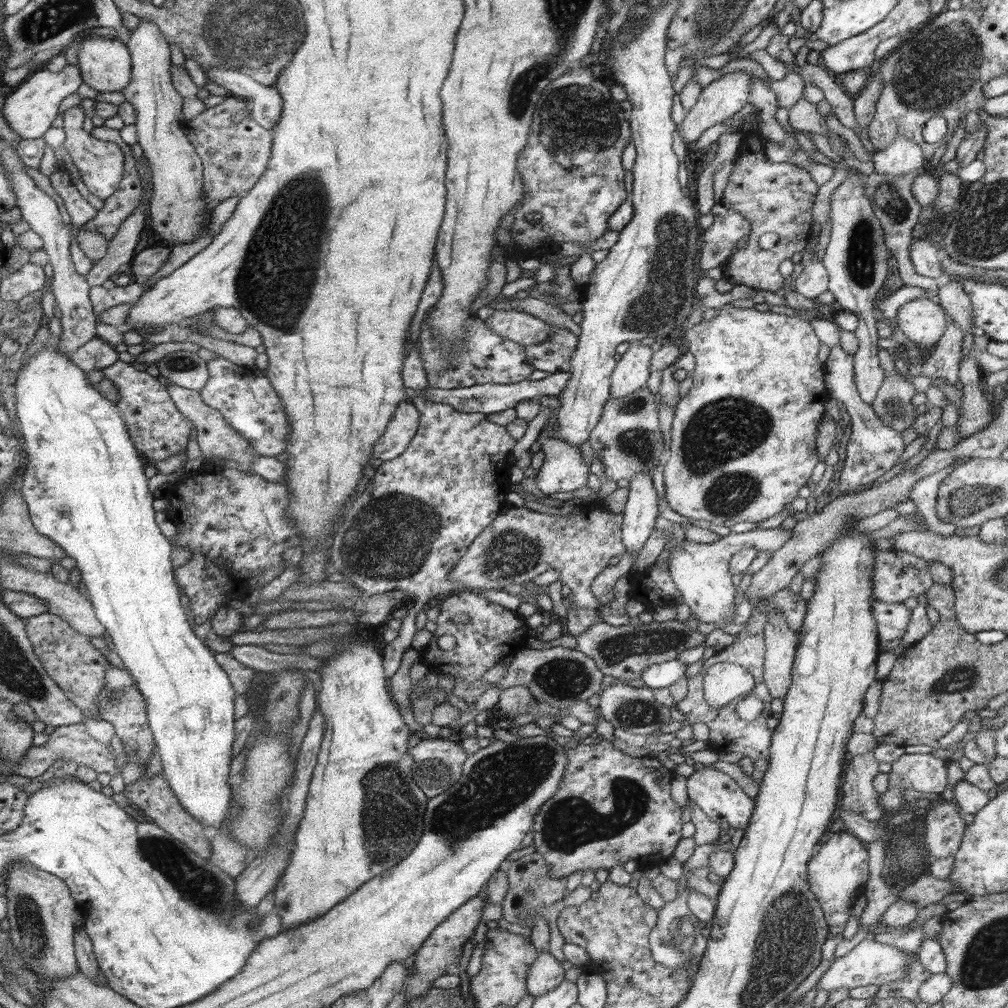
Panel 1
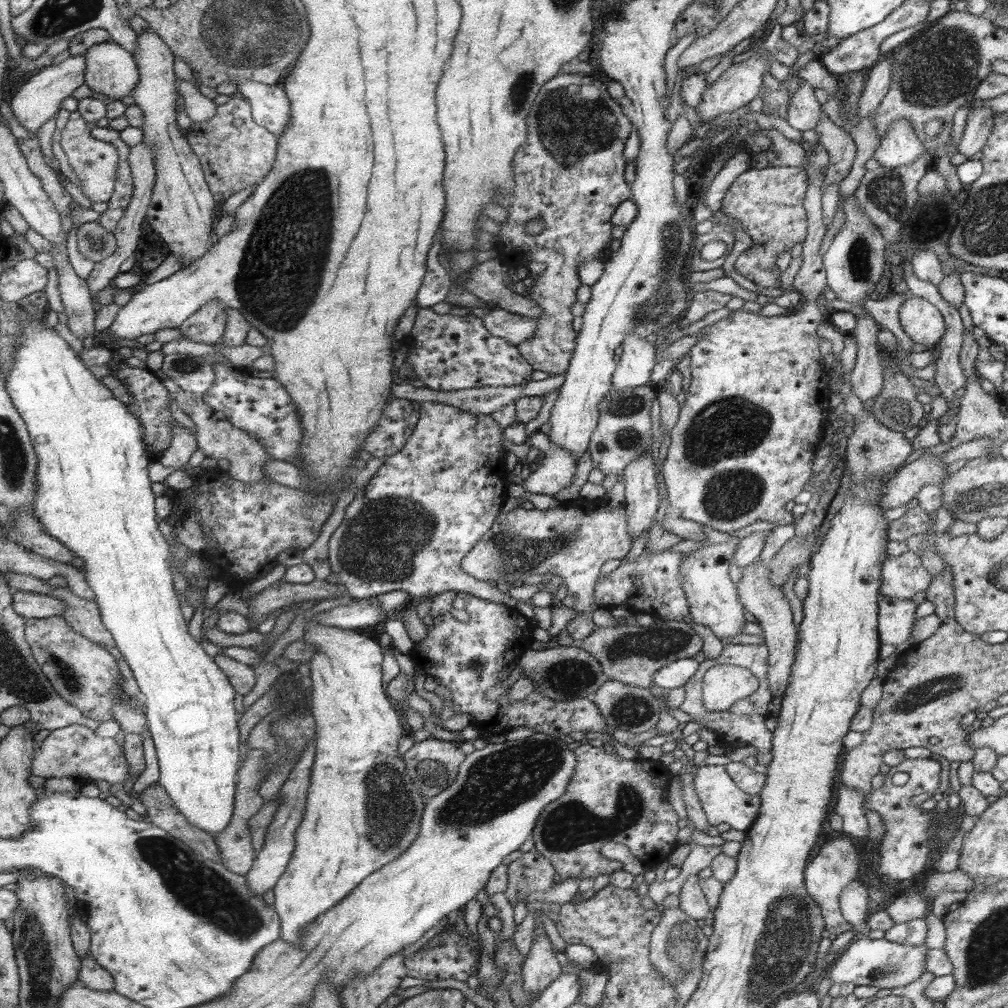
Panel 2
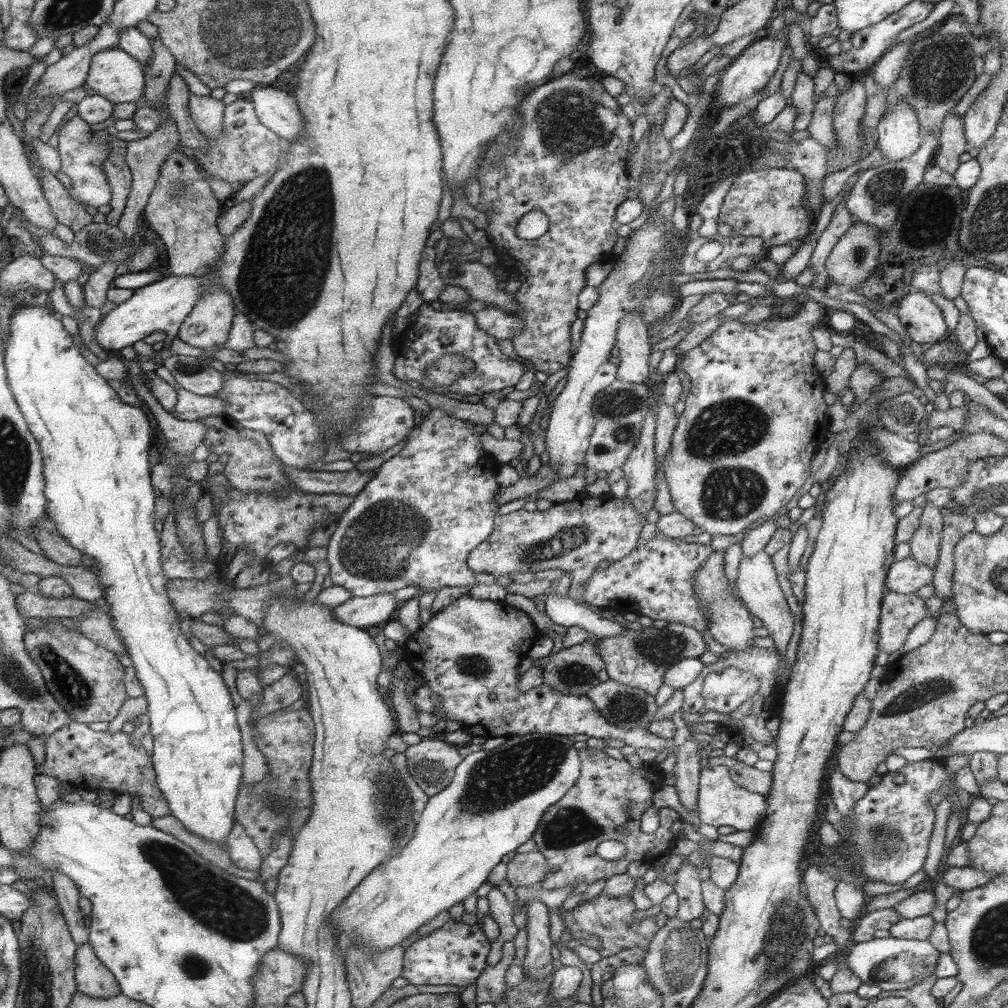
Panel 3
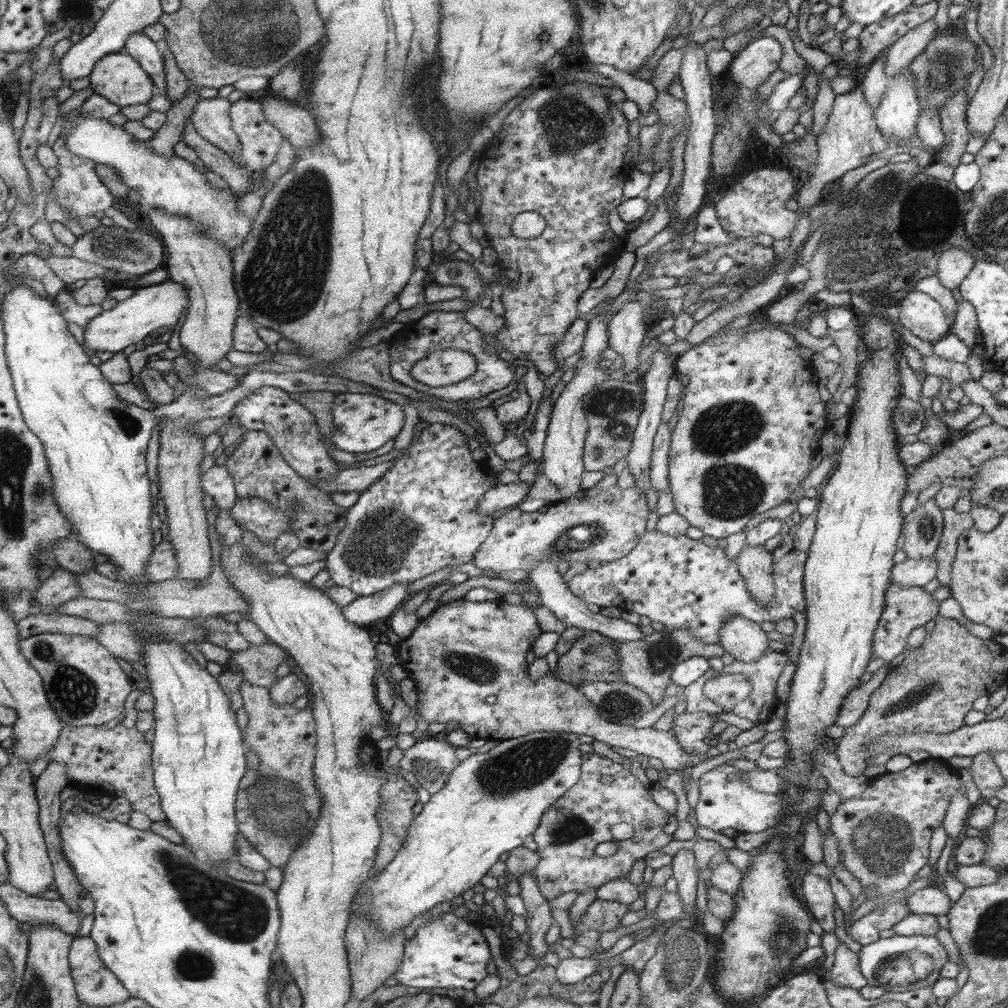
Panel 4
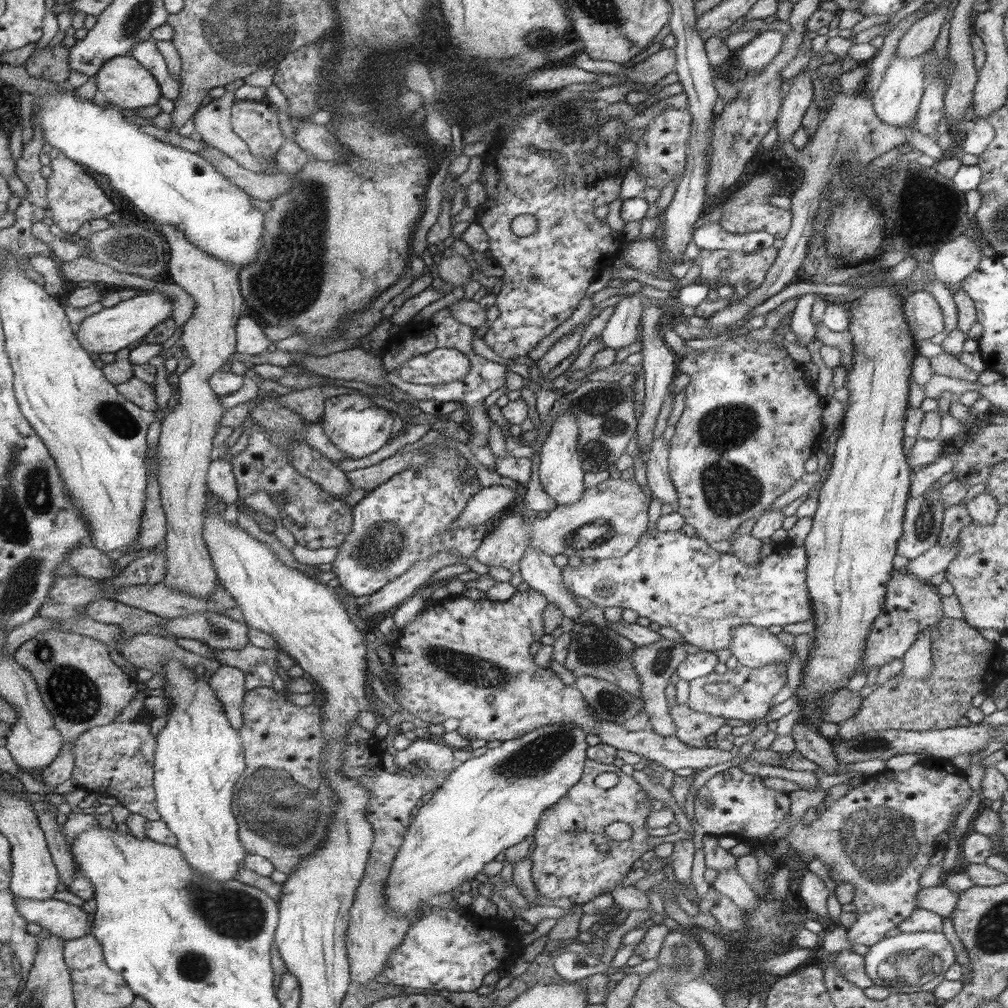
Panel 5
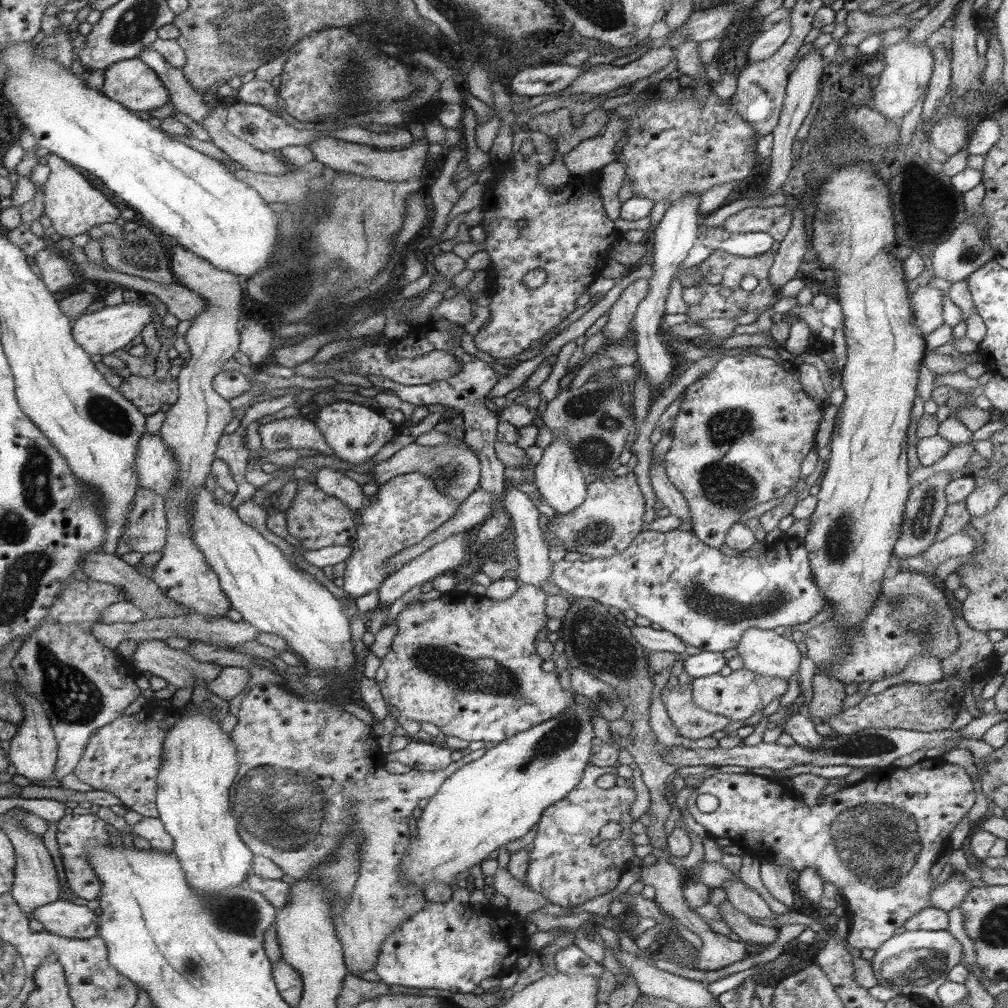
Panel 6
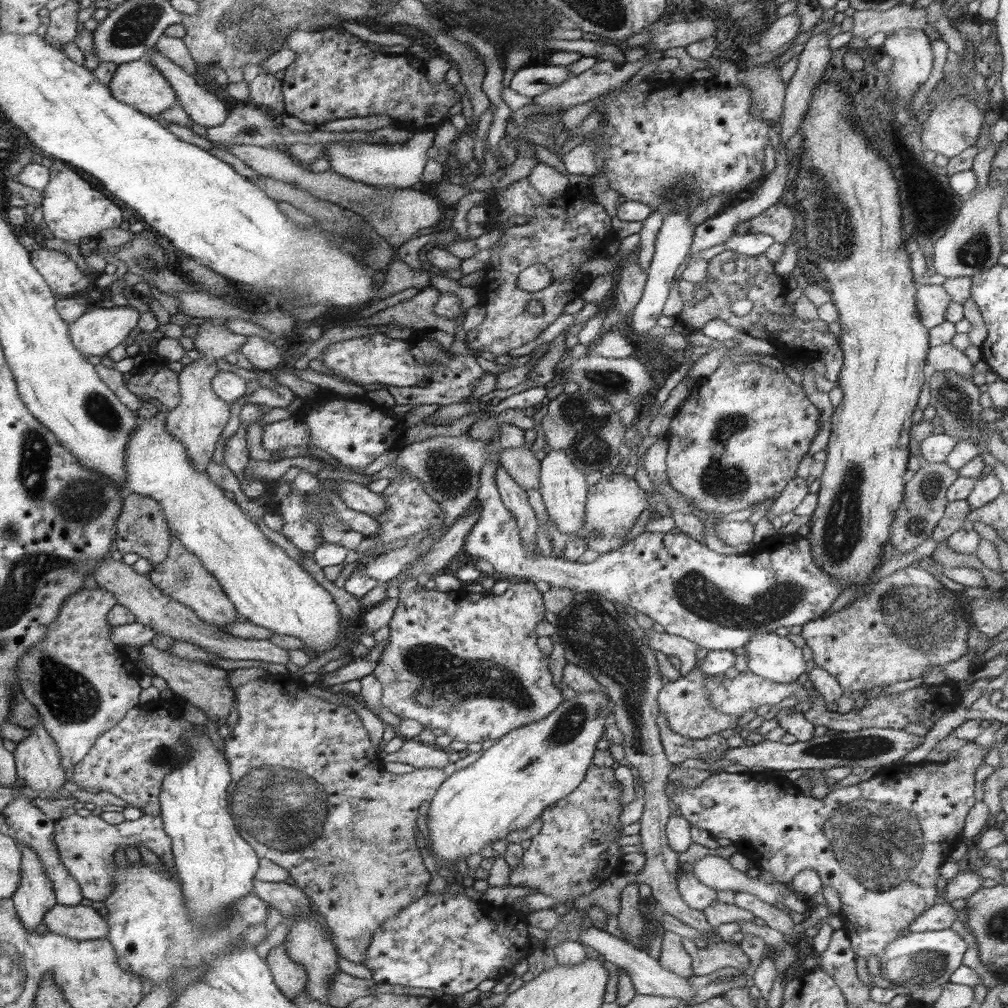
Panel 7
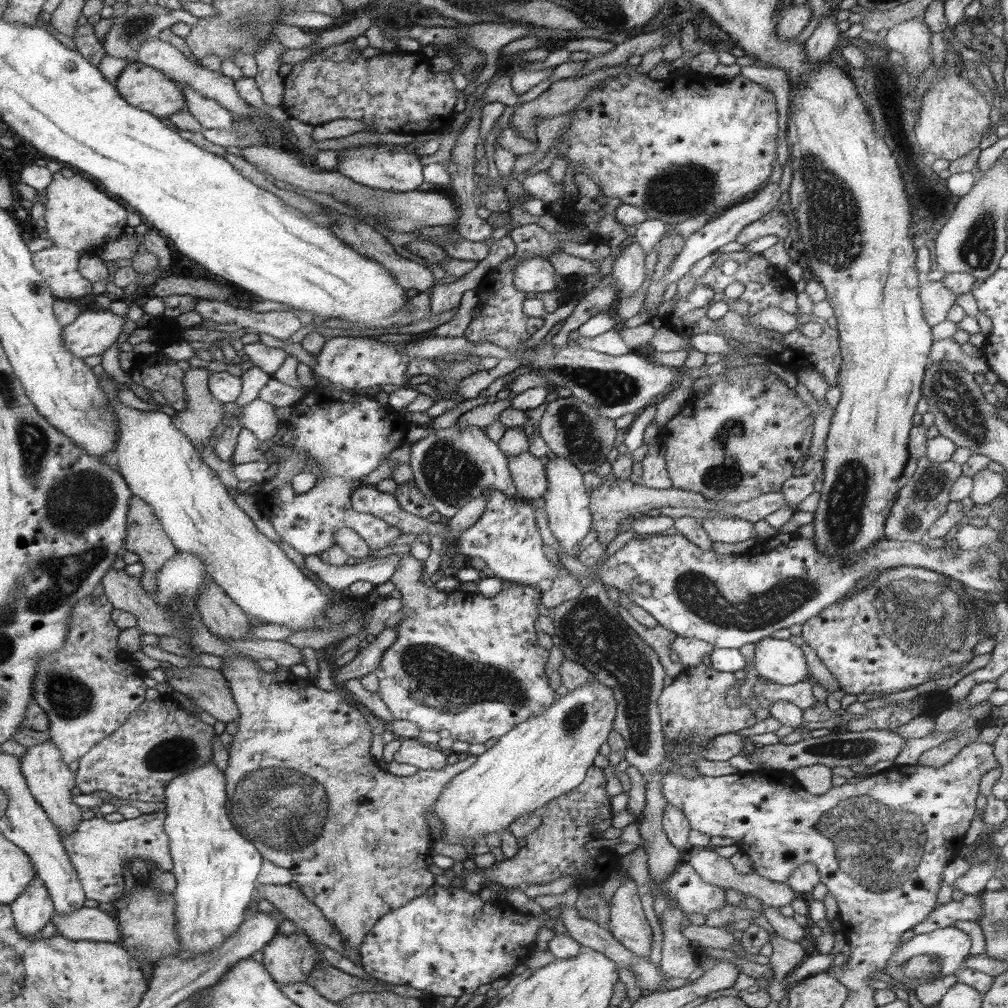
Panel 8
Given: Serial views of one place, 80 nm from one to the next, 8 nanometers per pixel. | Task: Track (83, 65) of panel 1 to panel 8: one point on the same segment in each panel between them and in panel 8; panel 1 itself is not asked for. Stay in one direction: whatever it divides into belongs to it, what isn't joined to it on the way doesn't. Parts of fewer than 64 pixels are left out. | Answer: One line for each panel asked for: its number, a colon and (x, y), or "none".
2: (110, 69)
3: (114, 74)
4: (121, 79)
5: (123, 81)
6: (132, 82)
7: (138, 83)
8: (144, 86)

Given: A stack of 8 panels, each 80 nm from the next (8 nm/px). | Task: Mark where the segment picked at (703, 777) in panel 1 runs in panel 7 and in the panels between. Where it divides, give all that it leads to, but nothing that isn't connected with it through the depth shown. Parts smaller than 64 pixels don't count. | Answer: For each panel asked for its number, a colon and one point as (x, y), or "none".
2: (722, 801)
3: (721, 802)
4: (726, 800)
5: (741, 807)
6: (876, 841)
7: (880, 843)

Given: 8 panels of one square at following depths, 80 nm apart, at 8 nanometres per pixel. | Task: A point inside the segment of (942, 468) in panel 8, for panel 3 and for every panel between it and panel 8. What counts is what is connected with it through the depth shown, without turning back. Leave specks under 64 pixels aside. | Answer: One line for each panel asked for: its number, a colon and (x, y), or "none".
3: (925, 544)
4: (923, 527)
5: (924, 514)
6: (925, 510)
7: (924, 505)

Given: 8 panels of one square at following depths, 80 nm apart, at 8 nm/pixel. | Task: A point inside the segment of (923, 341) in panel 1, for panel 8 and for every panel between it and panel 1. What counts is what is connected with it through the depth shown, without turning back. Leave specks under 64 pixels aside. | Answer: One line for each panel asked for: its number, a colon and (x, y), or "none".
2: (923, 323)
3: (923, 320)
4: (922, 315)
5: (924, 316)
6: (927, 301)
7: (932, 301)
8: (936, 299)

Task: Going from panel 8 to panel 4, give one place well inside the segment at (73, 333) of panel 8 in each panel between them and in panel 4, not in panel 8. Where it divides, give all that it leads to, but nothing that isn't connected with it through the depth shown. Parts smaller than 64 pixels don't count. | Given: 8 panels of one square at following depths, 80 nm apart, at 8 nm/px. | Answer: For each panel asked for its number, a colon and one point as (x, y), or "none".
4: (152, 307)
5: (112, 329)
6: (102, 332)
7: (97, 331)

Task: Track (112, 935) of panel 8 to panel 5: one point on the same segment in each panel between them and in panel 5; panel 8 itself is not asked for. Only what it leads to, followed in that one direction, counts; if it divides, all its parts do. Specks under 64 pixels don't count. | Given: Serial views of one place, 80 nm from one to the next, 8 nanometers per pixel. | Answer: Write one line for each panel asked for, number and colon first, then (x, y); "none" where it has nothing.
5: (58, 917)
6: (62, 917)
7: (80, 922)

